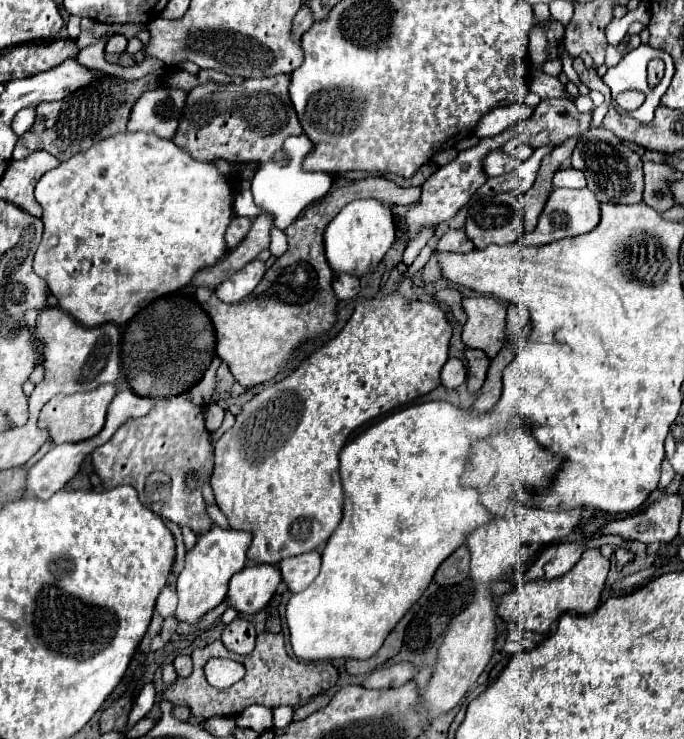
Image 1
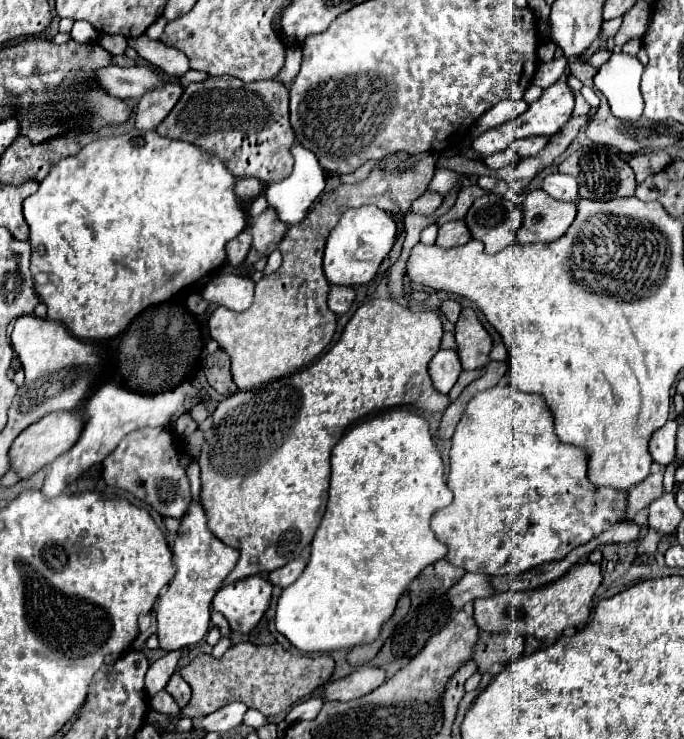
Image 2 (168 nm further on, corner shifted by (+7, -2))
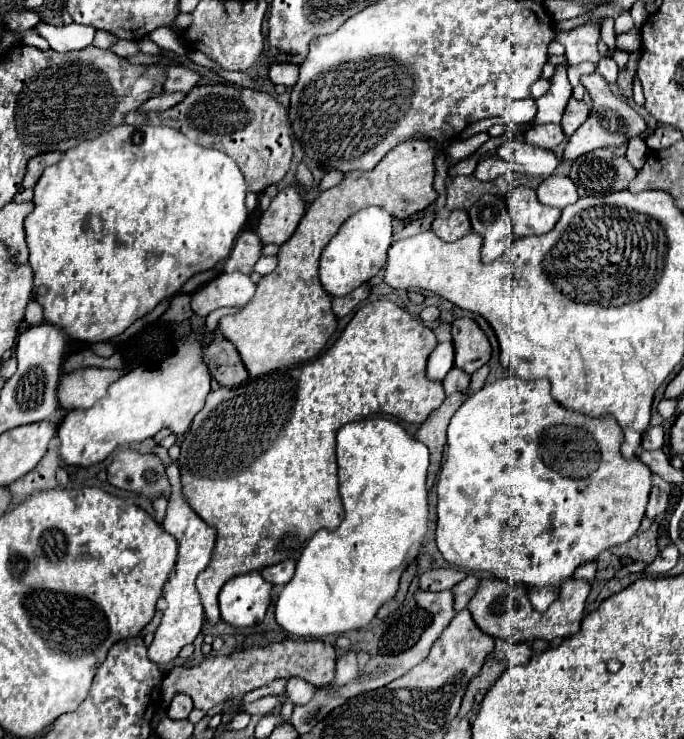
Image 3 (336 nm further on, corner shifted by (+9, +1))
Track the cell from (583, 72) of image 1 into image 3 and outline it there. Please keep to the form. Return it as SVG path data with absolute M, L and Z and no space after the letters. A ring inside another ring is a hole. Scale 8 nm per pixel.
M599 72L583 76L581 82L585 84L585 88L589 90L589 94L593 98L593 112L591 112L589 120L581 128L577 128L577 132L569 138L561 160L575 160L597 148L619 146L619 144L625 144L631 136L639 134L639 132L635 132L635 128L631 128L631 108L627 108L627 102L623 102L619 96L615 96L609 90L609 84L605 82L605 78Z

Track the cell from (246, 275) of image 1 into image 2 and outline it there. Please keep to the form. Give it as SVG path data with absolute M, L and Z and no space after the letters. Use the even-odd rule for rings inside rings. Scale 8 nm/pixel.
M229 273L229 275L213 277L205 285L201 295L209 303L223 305L231 311L245 311L253 301L253 289L255 289L253 279Z

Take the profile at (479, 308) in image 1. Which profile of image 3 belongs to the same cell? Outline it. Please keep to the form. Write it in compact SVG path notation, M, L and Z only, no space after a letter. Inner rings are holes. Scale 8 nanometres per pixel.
M459 318L453 322L453 346L455 368L473 374L485 366L491 358L491 346L483 330L471 318Z

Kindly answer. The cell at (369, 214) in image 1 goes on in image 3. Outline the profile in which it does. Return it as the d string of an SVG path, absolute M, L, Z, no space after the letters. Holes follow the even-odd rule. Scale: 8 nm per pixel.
M371 206L355 216L351 216L335 234L335 238L327 244L321 256L321 284L329 296L345 296L347 292L355 290L363 282L371 280L383 266L385 266L385 256L387 248L393 242L393 232L391 232L391 214L385 212L383 208Z

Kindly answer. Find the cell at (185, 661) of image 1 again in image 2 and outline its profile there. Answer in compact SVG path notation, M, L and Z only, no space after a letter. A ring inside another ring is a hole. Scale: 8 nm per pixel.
M177 671L171 675L171 679L169 679L165 689L175 697L179 707L185 707L185 703L189 701L189 685L187 685L187 681Z

